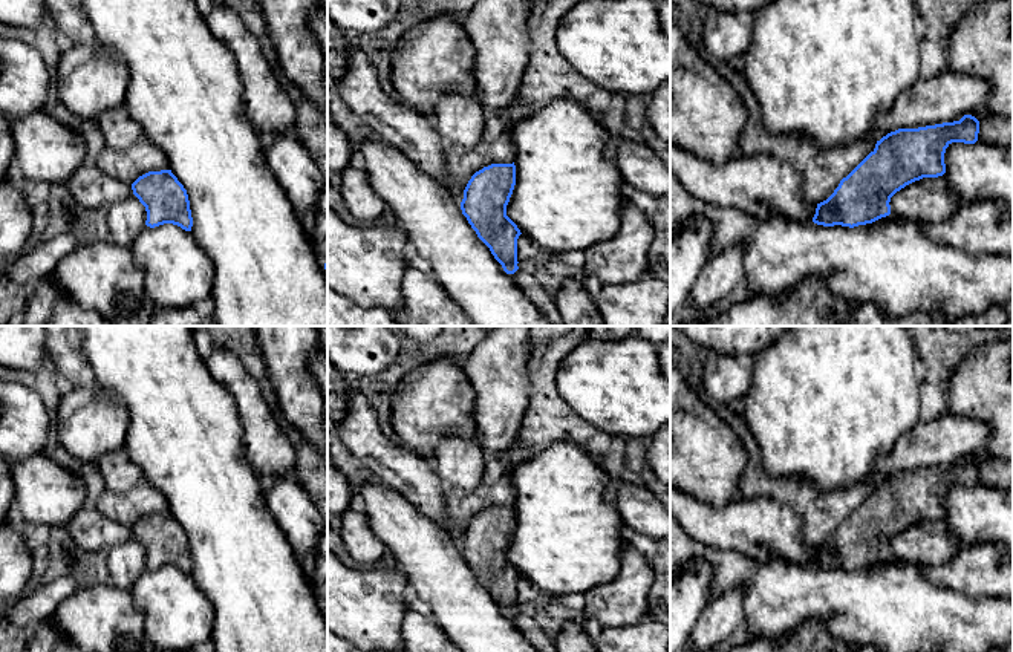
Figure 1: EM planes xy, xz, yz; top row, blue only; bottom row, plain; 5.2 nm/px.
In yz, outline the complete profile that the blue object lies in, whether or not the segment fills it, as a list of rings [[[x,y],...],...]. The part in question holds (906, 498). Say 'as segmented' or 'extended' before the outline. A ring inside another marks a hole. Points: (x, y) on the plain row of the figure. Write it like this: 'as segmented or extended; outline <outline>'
as segmented; outline [[[964,458],[959,464],[898,471],[877,484],[875,491],[840,523],[834,536],[817,546],[813,565],[823,569],[858,569],[872,566],[891,557],[891,540],[906,528],[923,520],[938,520],[946,516],[944,496],[952,485],[975,487],[979,464]]]

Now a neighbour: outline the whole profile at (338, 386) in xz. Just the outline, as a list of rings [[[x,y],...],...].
[[[327,358],[327,430],[343,419],[350,393],[350,378],[332,366]]]

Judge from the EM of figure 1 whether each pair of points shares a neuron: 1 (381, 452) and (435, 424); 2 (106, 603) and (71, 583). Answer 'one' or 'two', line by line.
1: two
2: one

